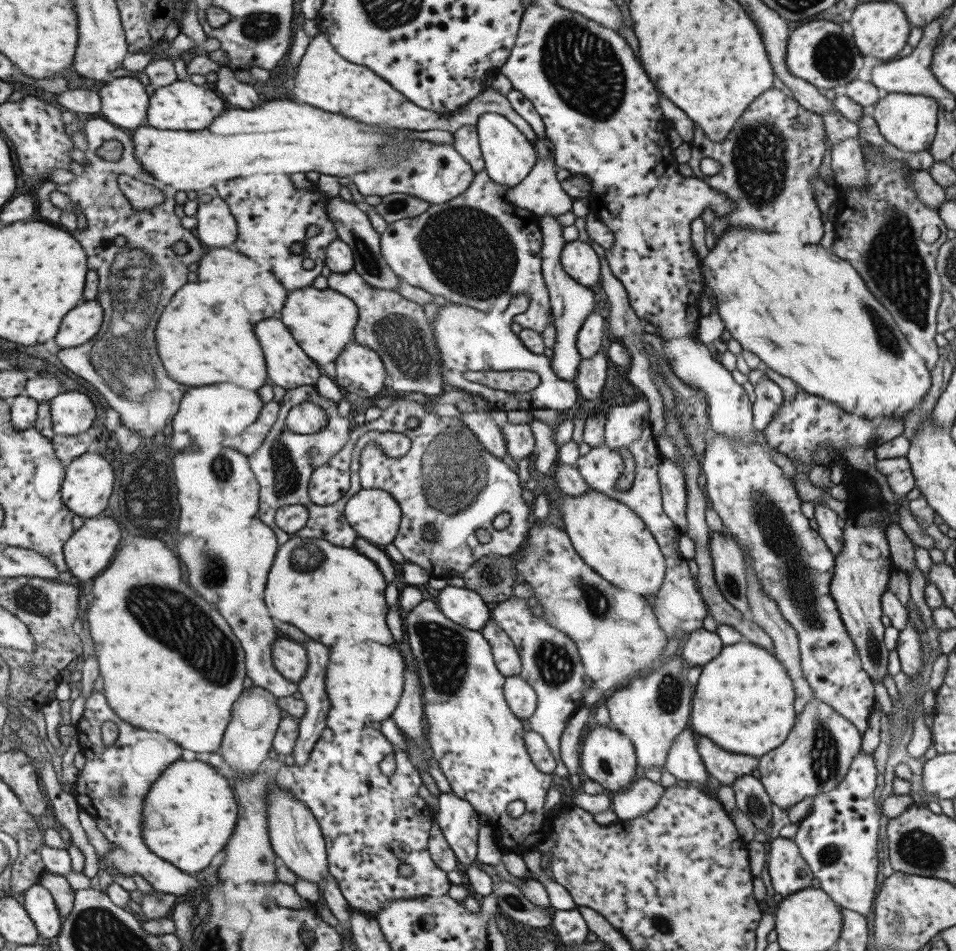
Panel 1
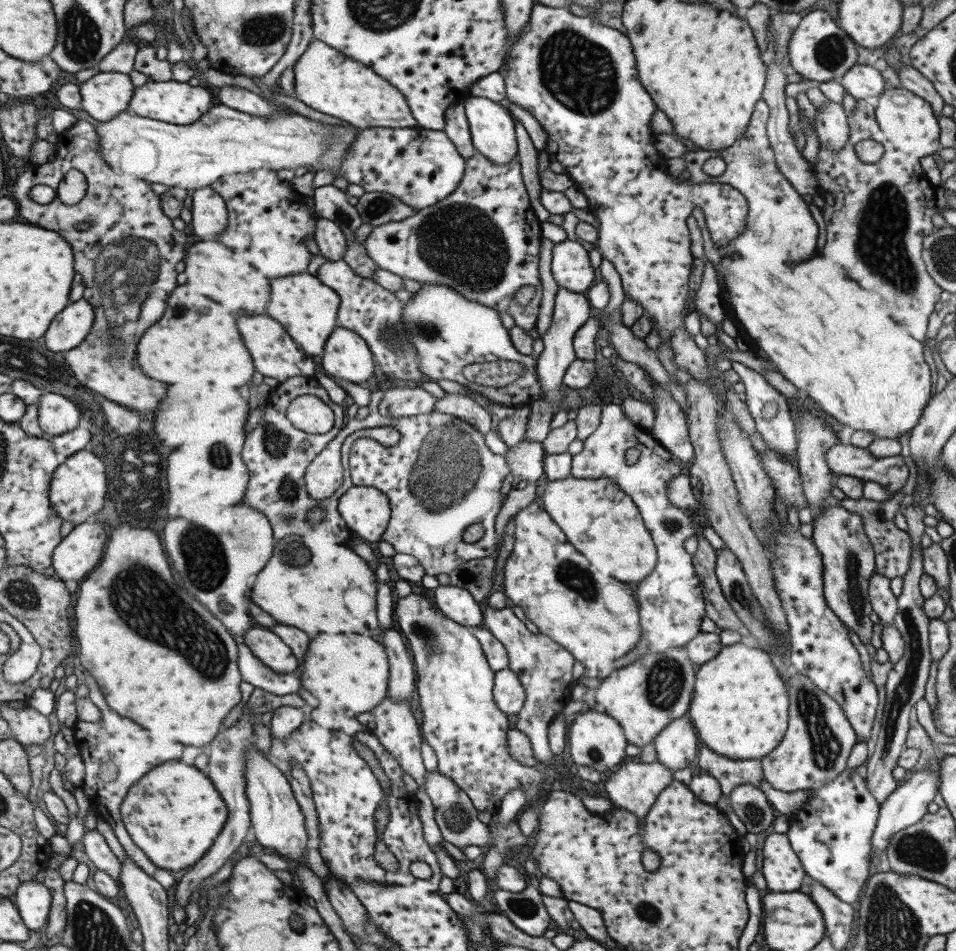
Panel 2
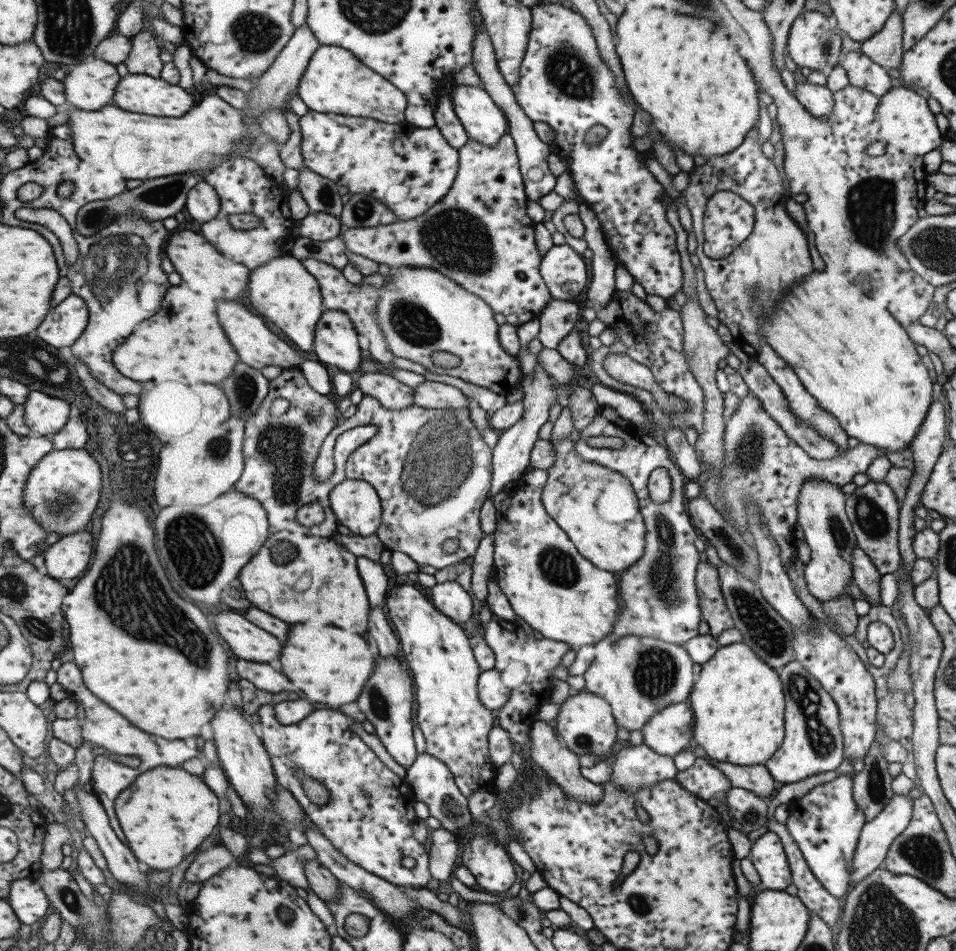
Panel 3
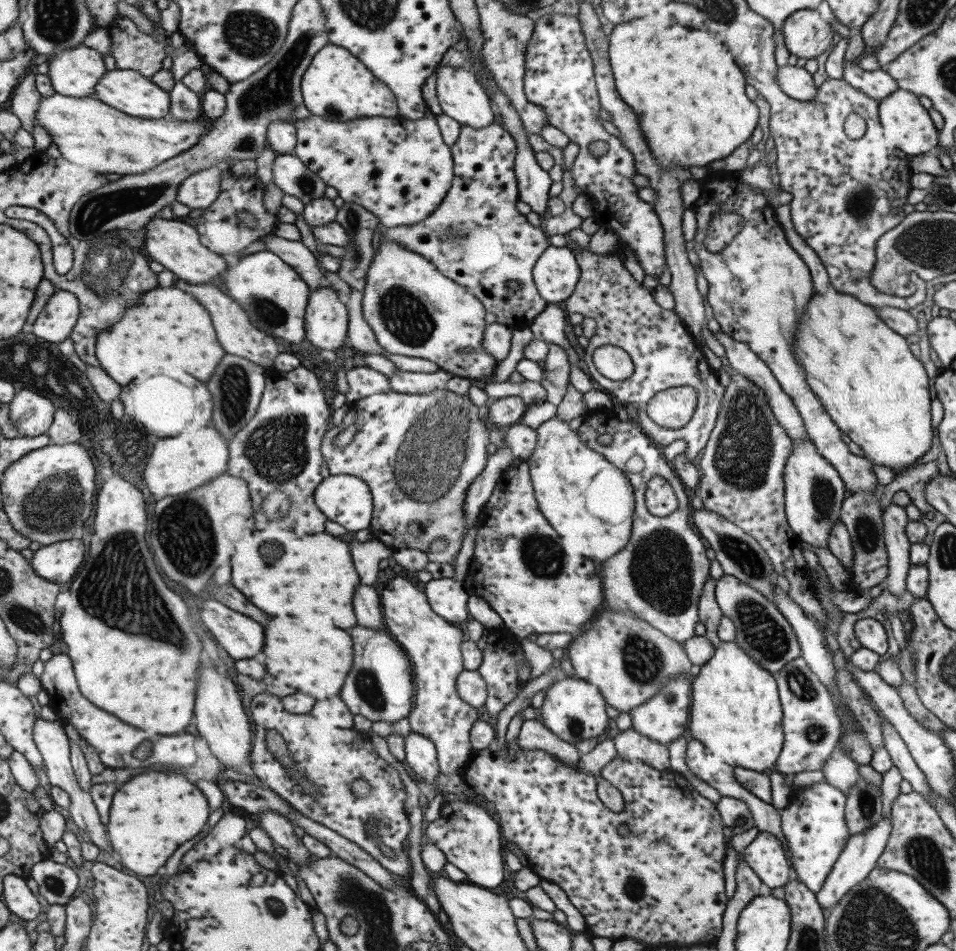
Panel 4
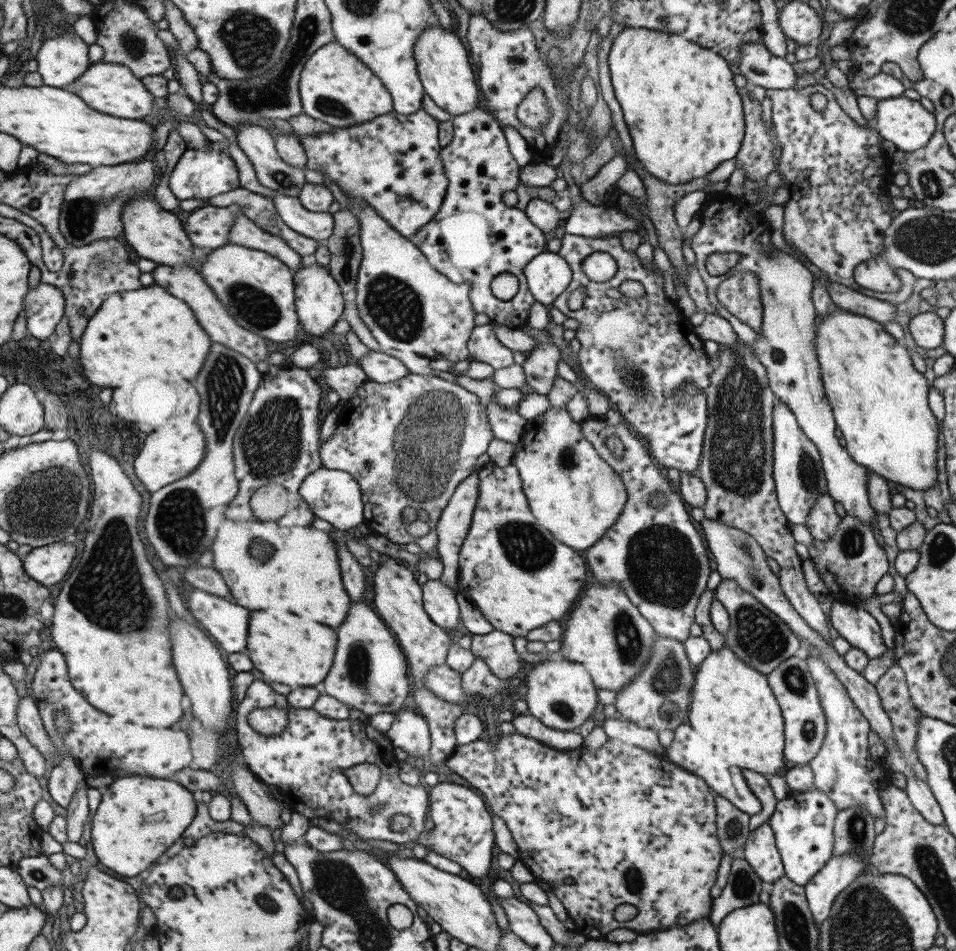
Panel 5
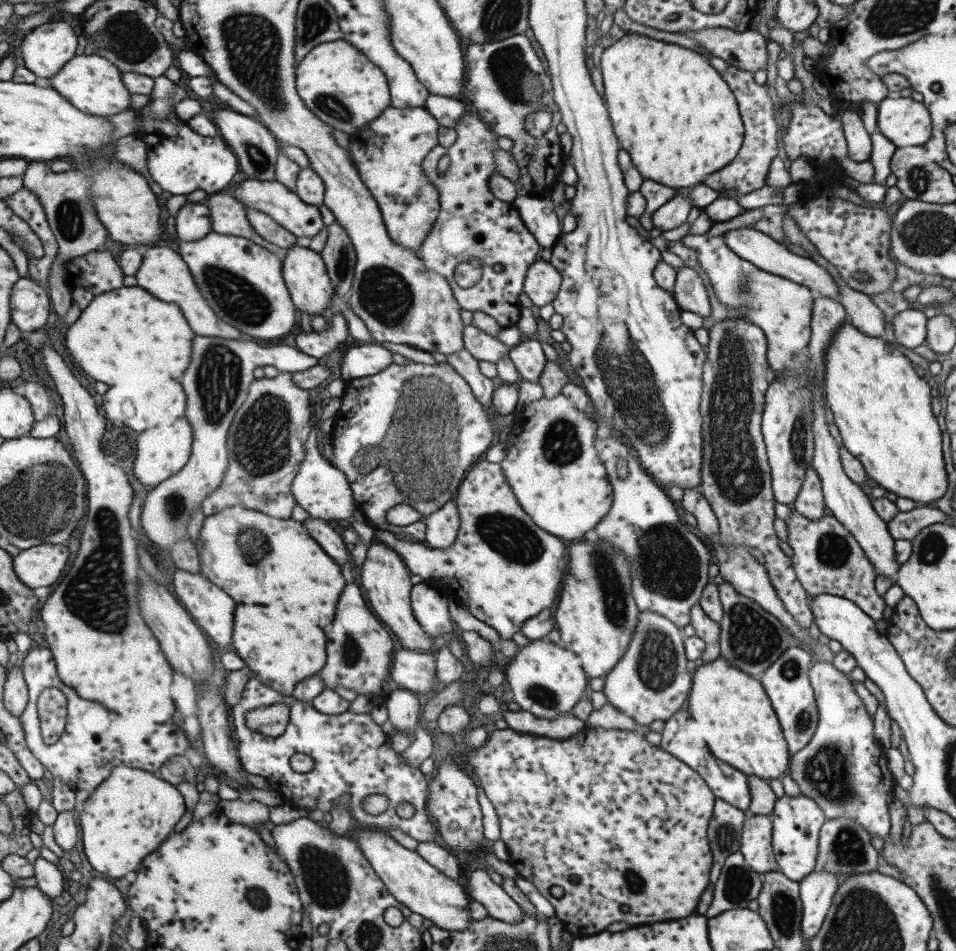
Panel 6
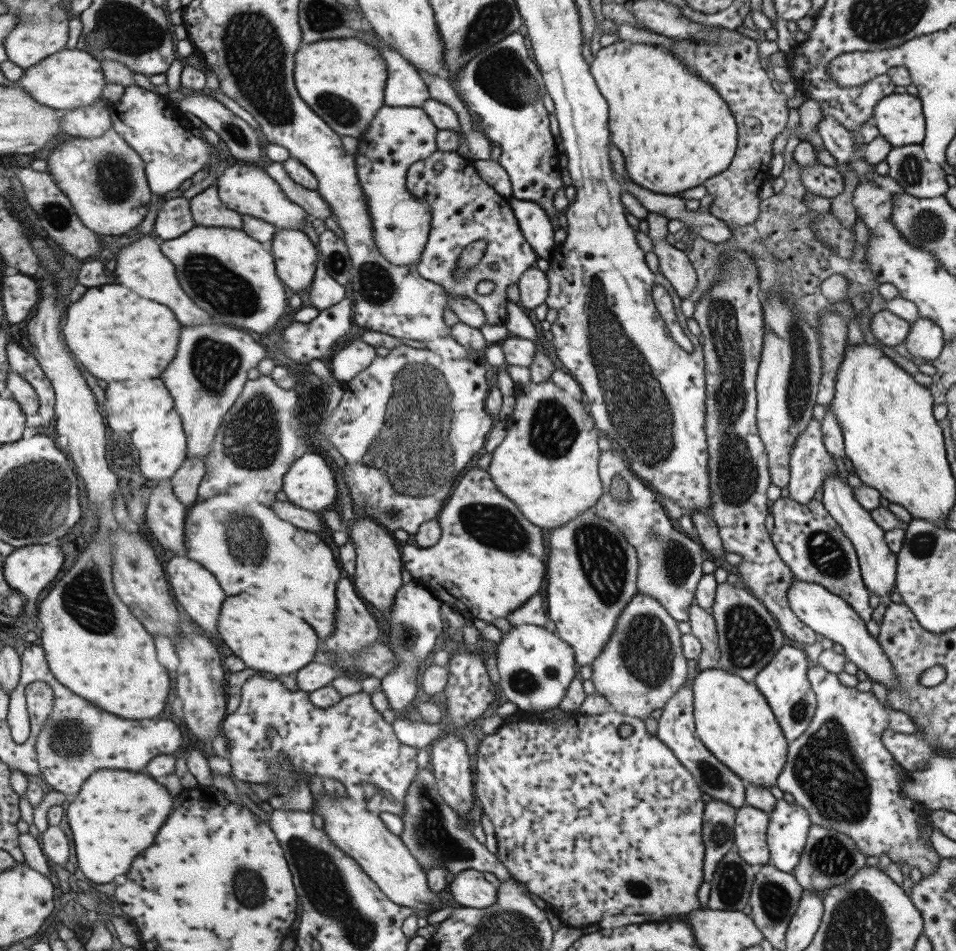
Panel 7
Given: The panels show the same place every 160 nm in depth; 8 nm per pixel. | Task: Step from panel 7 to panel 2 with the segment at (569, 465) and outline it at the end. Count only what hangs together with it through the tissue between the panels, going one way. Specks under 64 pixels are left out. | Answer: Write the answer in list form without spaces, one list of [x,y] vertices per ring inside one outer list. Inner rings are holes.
[[[567,476],[563,480],[547,481],[539,493],[543,511],[589,564],[601,564],[609,568],[609,572],[615,572],[615,580],[631,582],[634,586],[653,572],[656,564],[654,542],[635,504],[613,480]]]

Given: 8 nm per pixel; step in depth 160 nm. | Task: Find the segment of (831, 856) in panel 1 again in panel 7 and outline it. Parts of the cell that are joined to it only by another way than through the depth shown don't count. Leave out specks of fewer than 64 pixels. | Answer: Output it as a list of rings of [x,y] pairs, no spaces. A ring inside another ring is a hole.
[[[782,798],[776,800],[773,810],[768,812],[766,845],[768,864],[777,870],[791,873],[797,864],[807,836],[807,829],[812,824],[802,806],[787,803]]]

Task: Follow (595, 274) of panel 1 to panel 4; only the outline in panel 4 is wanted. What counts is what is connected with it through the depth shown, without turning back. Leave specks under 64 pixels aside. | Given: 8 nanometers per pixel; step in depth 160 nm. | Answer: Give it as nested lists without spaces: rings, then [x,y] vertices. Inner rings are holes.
[[[549,244],[532,266],[531,274],[540,298],[561,304],[574,291],[580,268],[567,247]]]

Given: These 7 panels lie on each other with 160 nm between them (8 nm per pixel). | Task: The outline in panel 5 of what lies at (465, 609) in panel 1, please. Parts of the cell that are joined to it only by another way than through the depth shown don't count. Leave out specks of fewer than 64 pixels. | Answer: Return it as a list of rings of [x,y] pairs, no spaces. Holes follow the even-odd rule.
[[[438,579],[428,580],[421,585],[424,591],[424,607],[429,620],[447,631],[454,629],[459,620],[455,587],[449,588]]]

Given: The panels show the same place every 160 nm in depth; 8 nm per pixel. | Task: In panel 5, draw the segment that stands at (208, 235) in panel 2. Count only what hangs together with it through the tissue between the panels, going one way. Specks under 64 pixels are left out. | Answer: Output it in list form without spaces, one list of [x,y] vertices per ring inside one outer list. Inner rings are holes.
[[[221,142],[211,143],[202,149],[188,148],[187,146],[170,173],[168,186],[172,194],[179,200],[197,198],[205,203],[213,196],[219,196],[219,194],[239,188],[239,170]]]

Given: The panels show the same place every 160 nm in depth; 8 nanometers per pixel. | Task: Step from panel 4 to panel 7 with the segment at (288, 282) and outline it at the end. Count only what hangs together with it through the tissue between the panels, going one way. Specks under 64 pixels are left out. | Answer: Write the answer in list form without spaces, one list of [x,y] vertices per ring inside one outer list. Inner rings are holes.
[[[195,225],[183,236],[162,241],[165,256],[175,263],[177,278],[185,292],[201,304],[217,324],[241,326],[267,334],[275,330],[287,314],[289,298],[275,270],[275,255],[260,240],[244,230]]]

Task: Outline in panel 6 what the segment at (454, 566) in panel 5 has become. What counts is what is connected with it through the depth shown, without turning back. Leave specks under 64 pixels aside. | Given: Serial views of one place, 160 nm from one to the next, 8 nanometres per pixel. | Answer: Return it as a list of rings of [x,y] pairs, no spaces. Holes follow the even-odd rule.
[[[455,498],[445,502],[436,512],[427,517],[423,544],[431,548],[447,548],[453,544],[459,524]]]

